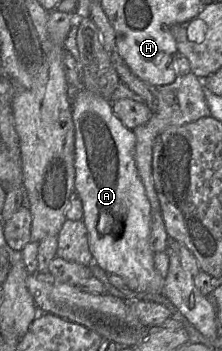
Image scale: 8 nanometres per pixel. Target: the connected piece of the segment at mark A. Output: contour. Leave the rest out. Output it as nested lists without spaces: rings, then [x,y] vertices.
[[[81,88],[71,100],[75,128],[74,189],[83,207],[83,221],[87,229],[88,246],[93,261],[108,274],[123,278],[128,288],[136,293],[161,293],[164,278],[156,270],[150,244],[151,206],[139,176],[134,151],[136,136],[116,116],[110,100]]]

